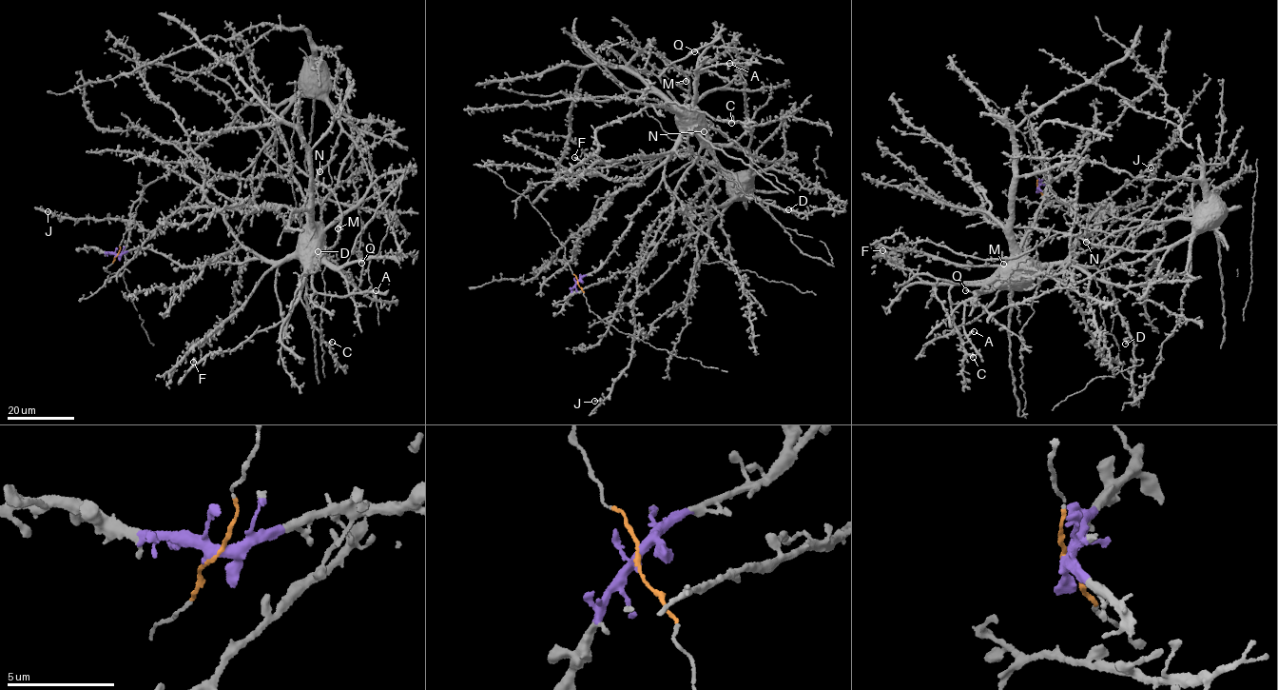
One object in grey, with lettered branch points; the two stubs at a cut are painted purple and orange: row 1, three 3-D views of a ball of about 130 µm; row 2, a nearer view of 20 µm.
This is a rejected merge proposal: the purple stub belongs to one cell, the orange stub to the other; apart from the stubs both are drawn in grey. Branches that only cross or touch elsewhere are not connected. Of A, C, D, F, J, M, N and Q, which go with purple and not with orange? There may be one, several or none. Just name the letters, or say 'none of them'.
A, C, D, F, J, Q

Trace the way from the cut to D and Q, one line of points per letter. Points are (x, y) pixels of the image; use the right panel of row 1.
D: (1037, 187), (1049, 198), (1013, 268), (1018, 274), (1043, 265), (1093, 266), (1113, 293), (1131, 339), (1125, 344)
Q: (1037, 187), (1049, 198), (1026, 236), (1025, 257), (1016, 261), (1013, 272), (999, 287), (965, 290)

